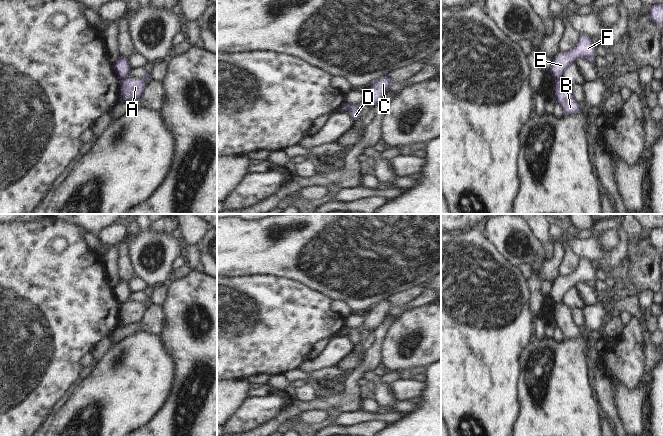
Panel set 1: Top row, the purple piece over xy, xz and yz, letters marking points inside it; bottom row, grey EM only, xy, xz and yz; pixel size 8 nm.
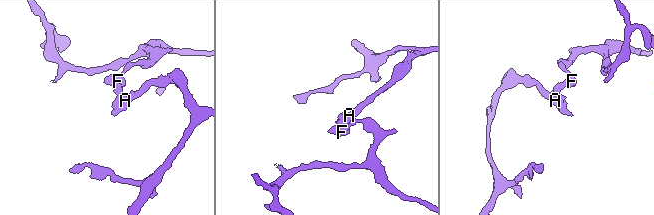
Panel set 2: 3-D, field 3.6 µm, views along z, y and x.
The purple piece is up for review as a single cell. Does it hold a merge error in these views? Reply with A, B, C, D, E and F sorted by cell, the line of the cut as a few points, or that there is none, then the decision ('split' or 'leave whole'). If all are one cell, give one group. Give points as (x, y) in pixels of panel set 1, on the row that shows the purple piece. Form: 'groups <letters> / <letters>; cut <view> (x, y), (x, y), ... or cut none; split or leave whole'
groups A B C D / E F; cut yz (561, 75), (554, 77); split

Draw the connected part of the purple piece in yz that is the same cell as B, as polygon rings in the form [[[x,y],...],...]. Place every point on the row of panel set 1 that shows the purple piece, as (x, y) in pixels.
[[[562,76],[554,77],[553,91],[556,103],[559,103],[566,114],[576,114],[580,105],[577,103],[570,85]]]

